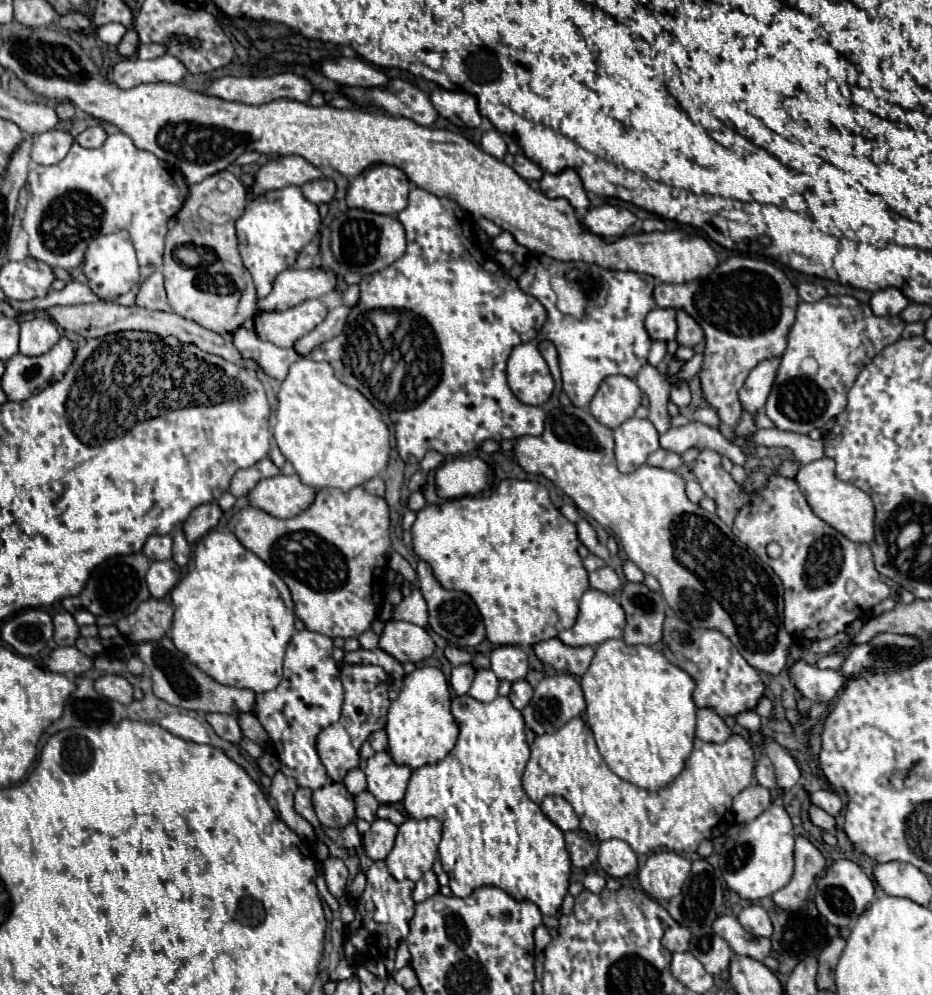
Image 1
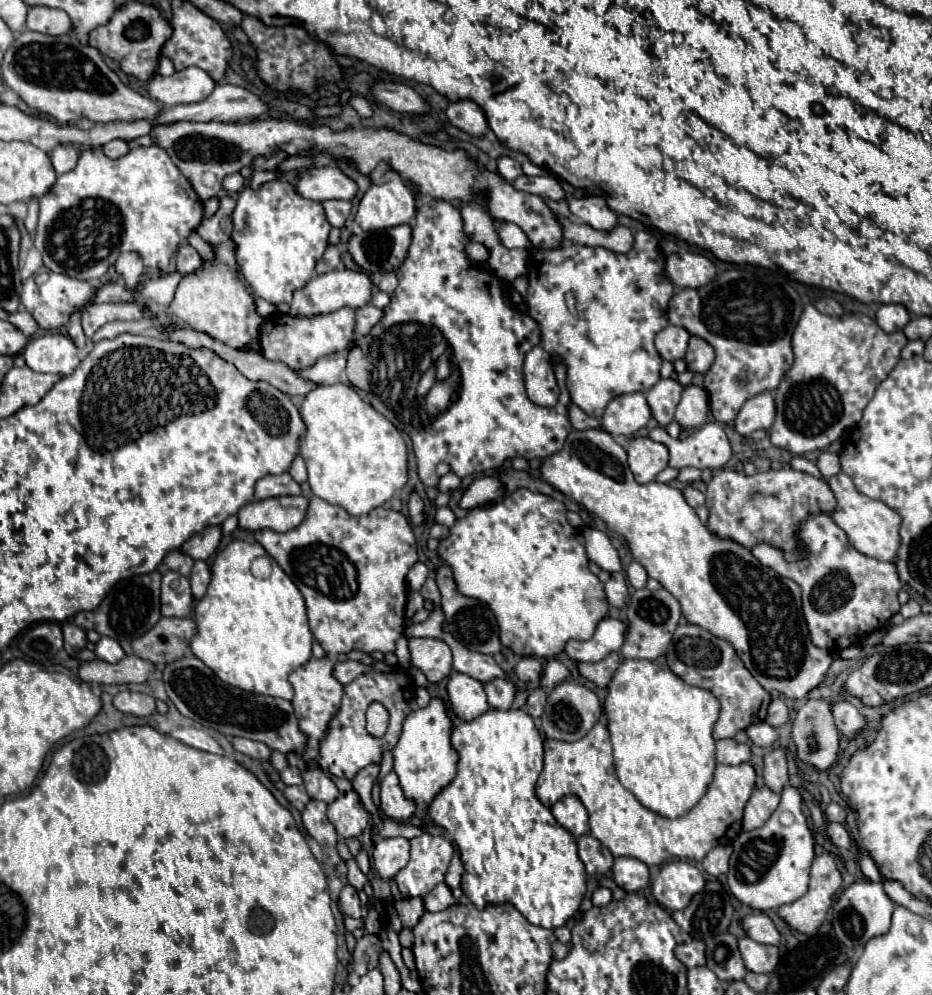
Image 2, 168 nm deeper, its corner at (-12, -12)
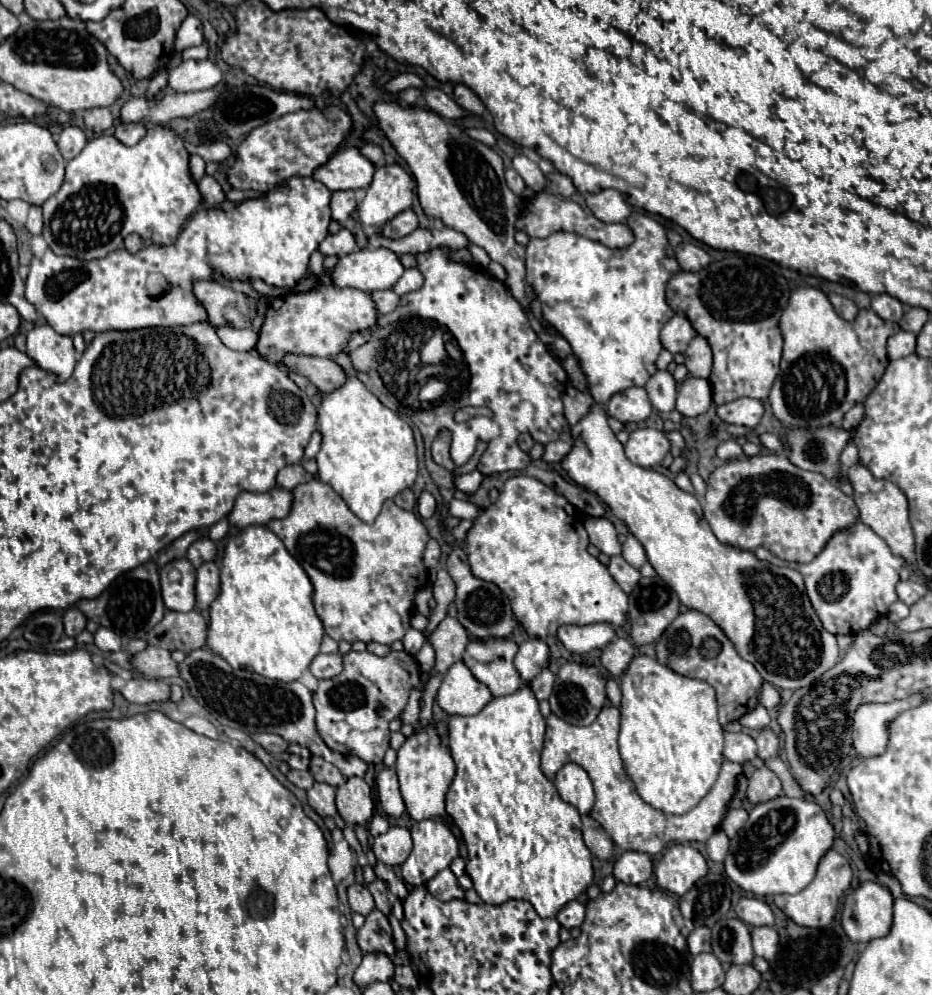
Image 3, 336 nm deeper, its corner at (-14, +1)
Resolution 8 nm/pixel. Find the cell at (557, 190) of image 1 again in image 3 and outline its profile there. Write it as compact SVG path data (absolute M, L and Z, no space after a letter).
M601 190L597 194L587 194L589 210L603 222L625 222L631 214L629 204L617 190Z

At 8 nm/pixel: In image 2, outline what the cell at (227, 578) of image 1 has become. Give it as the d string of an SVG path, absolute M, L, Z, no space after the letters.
M235 539L215 555L207 593L195 603L195 623L197 633L191 639L191 651L221 681L259 695L293 699L289 673L307 663L311 657L311 629L307 623L305 601L295 583L283 573L283 569L267 555L267 551L259 543Z

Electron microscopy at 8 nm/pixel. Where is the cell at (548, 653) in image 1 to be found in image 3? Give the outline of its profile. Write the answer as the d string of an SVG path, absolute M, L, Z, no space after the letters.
M617 638L603 650L601 664L609 670L611 676L621 676L629 666L631 658L633 658L633 644L625 638Z

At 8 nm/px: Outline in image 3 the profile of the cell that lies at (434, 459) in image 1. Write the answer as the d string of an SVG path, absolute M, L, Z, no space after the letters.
M475 470L475 472L471 472L471 474L457 476L457 478L455 478L455 488L461 490L461 492L465 492L465 494L473 494L473 492L481 486L481 480L483 480L481 472Z

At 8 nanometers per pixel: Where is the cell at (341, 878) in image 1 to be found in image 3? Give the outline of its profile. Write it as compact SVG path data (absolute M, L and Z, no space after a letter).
M353 884L353 886L349 886L347 896L349 896L349 906L351 906L353 912L359 912L359 914L367 916L369 912L375 910L375 902L373 902L371 892L365 890L361 884Z

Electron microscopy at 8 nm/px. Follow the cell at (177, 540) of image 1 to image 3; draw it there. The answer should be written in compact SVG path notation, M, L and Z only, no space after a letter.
M205 562L197 568L197 610L209 610L211 602L219 596L219 568L213 562Z

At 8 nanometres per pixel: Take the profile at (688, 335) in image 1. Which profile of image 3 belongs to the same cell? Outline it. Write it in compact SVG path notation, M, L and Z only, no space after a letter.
M695 336L685 352L685 366L695 378L709 378L713 364L713 352L705 338Z

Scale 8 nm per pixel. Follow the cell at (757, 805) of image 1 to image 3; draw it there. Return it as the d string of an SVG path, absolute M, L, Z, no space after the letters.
M761 766L753 772L753 776L749 778L749 788L747 788L747 798L753 804L761 804L767 800L773 800L781 794L781 780L777 778L775 772L771 772L769 768Z

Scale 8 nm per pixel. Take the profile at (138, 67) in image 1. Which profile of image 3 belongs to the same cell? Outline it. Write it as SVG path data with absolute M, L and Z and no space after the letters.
M183 60L179 66L169 68L167 82L175 92L209 90L223 82L223 72L211 60Z

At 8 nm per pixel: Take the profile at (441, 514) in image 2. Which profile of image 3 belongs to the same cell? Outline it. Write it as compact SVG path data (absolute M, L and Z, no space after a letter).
M453 498L451 504L449 504L449 512L451 512L451 516L457 516L457 518L475 520L483 512L483 508L473 504L473 502L469 502L469 500L457 500L457 498Z

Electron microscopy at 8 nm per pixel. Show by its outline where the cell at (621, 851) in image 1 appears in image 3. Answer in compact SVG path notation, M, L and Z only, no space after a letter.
M623 852L615 862L613 876L623 884L643 884L651 878L653 864L647 854L641 852Z

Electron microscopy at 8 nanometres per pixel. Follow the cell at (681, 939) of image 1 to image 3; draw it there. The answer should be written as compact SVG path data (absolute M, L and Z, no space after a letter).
M699 926L697 930L691 932L691 936L687 938L687 944L693 956L701 952L711 952L711 930L707 926Z

